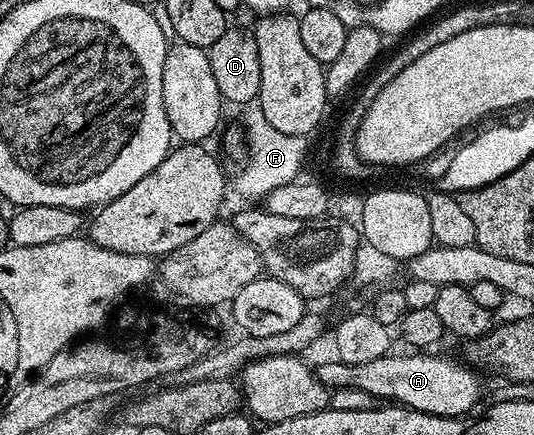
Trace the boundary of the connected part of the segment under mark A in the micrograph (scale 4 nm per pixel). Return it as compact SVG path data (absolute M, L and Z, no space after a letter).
M388 354L373 358L373 362L360 364L341 364L338 359L330 358L323 365L318 365L317 375L329 390L340 387L360 388L375 396L376 401L394 402L418 412L428 412L430 416L463 418L478 402L480 373L474 367L466 363L458 364L447 356L435 356L439 354L395 355Z

